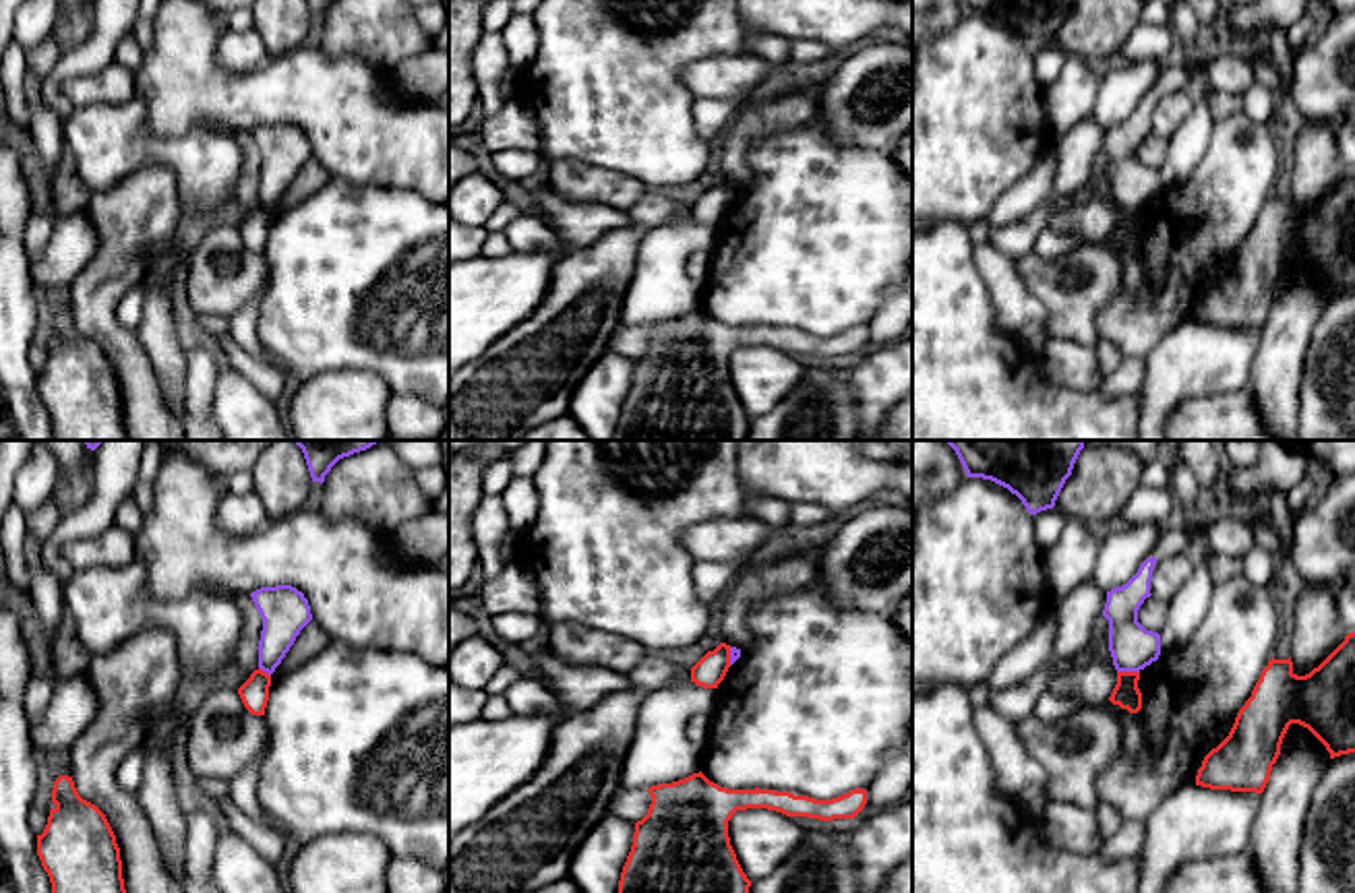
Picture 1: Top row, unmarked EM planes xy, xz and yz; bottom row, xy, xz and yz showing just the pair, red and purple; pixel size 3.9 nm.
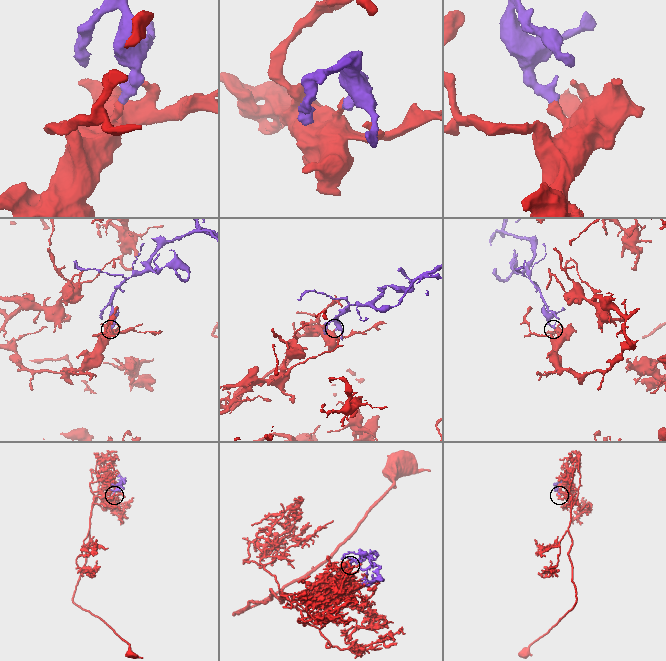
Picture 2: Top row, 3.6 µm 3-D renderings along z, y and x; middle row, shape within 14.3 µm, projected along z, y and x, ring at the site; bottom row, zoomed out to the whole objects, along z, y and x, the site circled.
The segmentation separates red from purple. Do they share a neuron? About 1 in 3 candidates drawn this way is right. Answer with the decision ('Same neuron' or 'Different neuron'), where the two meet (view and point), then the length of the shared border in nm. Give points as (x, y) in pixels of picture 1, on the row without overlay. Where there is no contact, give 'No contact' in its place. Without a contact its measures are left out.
Different neuron. Touches red at yz (1128, 209). Shared border 90 nm

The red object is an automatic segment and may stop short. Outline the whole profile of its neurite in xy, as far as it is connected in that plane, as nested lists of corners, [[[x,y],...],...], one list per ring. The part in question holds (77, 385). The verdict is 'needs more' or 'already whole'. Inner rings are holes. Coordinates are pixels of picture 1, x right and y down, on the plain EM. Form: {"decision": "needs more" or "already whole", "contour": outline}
{"decision": "already whole", "contour": [[[68,312],[54,318],[52,339],[56,343],[37,372],[37,393],[52,420],[52,440],[128,440],[120,384],[106,351],[79,333]]]}

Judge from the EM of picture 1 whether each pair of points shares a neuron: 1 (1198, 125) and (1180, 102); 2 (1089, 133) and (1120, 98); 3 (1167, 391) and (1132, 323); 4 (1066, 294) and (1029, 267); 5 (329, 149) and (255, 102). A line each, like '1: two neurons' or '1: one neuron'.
1: two neurons
2: two neurons
3: two neurons
4: one neuron
5: one neuron

